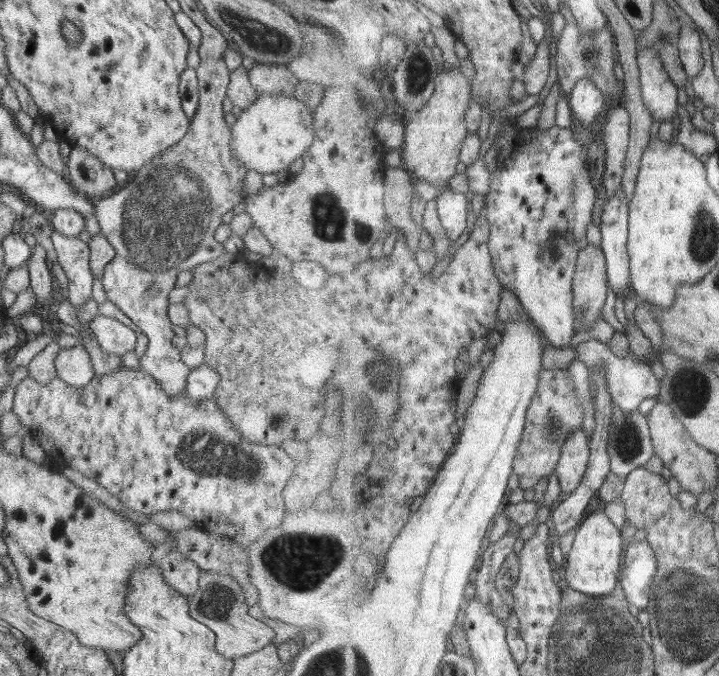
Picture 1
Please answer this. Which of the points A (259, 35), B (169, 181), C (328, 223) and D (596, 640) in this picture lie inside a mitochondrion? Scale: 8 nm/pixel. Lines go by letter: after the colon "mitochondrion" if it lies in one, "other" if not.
A: mitochondrion
B: mitochondrion
C: mitochondrion
D: mitochondrion

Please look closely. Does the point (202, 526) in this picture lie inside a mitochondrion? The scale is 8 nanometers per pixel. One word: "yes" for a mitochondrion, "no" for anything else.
no

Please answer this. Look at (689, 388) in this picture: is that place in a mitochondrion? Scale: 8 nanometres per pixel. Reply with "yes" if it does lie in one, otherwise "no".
yes

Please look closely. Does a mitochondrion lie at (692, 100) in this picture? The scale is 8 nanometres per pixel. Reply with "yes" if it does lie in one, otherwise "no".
no

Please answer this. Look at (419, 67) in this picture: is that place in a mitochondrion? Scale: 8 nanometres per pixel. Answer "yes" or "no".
yes

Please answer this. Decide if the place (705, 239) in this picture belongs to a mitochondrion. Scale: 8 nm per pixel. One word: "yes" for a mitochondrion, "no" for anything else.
yes

